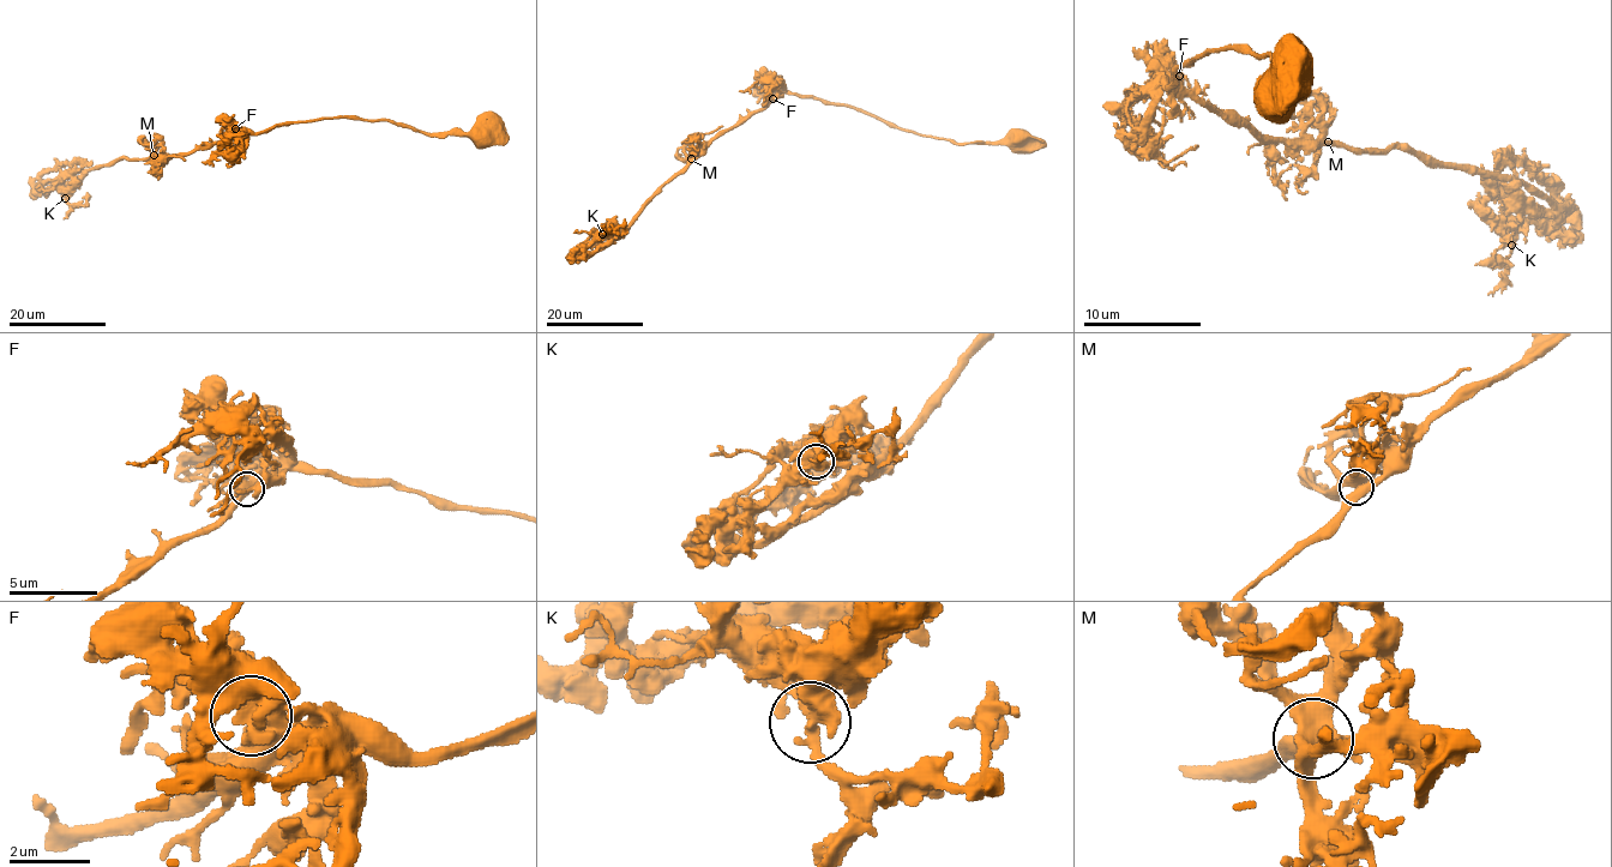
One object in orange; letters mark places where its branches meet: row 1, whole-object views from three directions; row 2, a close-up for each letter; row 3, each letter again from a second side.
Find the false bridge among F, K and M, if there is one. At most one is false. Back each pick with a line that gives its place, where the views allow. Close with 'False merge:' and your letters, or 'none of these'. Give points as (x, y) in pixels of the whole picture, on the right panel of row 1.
K: place (1511, 245)
False merge: K

